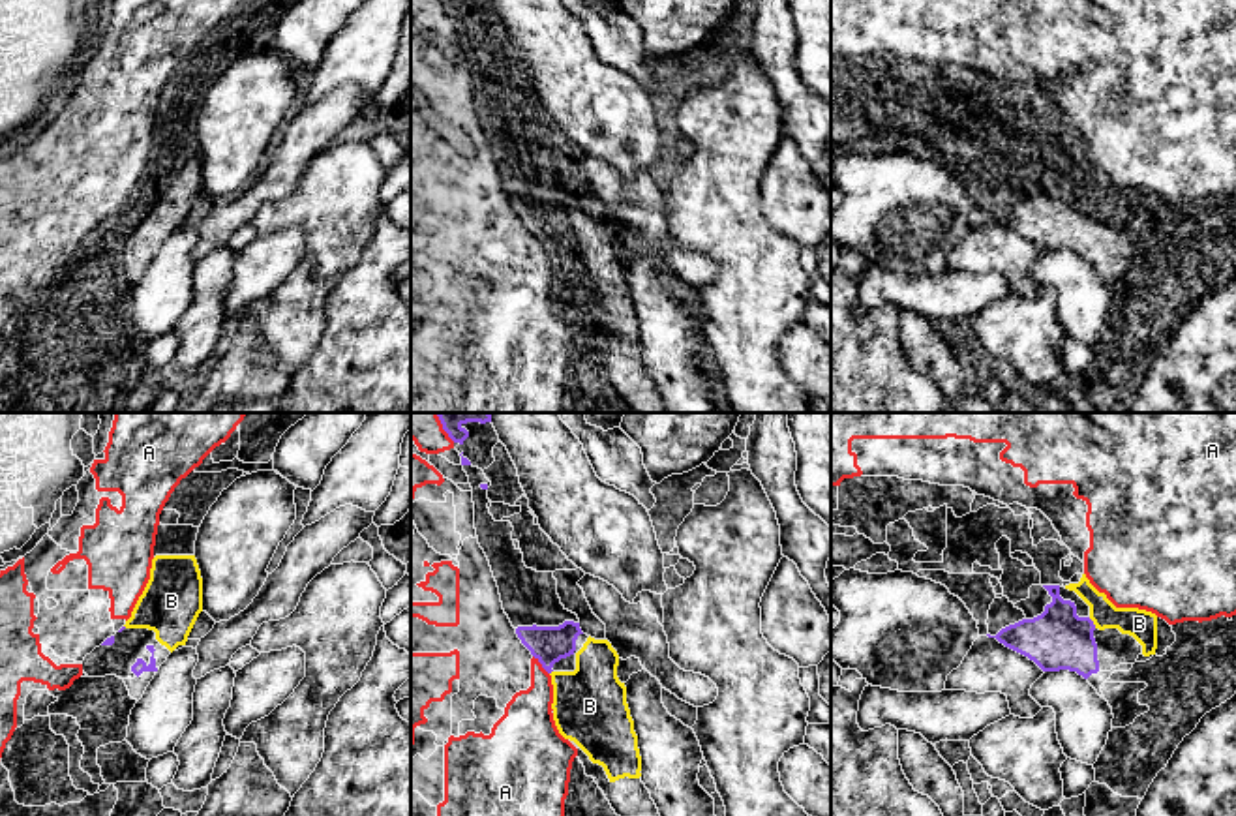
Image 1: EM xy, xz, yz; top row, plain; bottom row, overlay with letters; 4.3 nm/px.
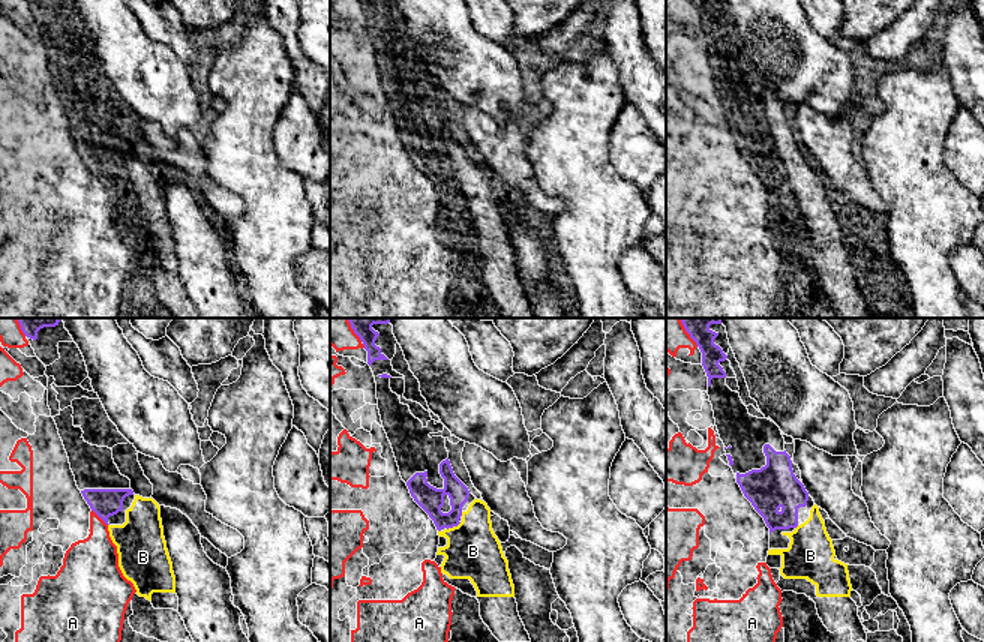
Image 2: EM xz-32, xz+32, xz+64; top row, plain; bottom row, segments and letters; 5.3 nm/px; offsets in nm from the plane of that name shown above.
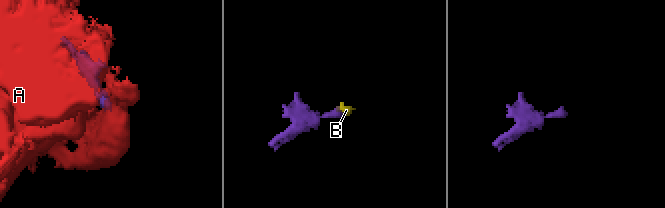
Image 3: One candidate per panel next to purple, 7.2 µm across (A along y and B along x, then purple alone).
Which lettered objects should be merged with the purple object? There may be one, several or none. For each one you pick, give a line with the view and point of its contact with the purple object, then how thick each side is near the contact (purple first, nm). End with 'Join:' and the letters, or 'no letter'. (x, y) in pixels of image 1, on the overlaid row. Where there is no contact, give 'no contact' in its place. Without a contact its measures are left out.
B: yz (1092, 623) | 260/130 nm
Join: B

